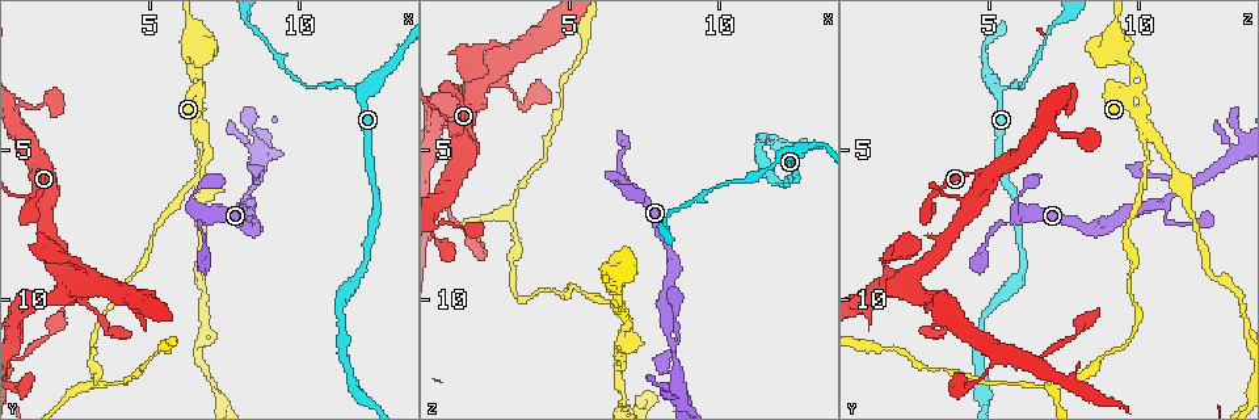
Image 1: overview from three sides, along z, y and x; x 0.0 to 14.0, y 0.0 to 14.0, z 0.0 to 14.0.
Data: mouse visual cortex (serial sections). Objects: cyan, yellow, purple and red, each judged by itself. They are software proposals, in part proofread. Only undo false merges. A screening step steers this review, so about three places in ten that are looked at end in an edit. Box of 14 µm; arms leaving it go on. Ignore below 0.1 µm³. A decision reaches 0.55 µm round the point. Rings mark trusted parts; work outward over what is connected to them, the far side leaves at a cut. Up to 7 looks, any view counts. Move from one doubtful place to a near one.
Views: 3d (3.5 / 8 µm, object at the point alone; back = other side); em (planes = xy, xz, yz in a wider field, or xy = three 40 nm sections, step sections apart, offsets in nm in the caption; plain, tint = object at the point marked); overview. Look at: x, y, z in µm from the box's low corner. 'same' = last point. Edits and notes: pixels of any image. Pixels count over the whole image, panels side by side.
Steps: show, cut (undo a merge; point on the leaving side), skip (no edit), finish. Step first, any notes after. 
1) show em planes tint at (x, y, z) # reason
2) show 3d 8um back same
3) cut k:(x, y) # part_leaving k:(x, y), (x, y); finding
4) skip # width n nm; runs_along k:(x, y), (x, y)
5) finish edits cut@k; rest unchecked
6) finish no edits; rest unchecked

show em planes tint at (8.6, 6.1, 11.4)

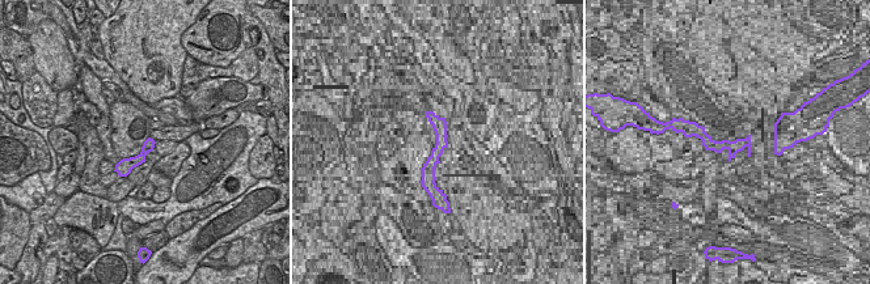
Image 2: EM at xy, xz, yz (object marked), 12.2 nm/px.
show 3d 3.5um same

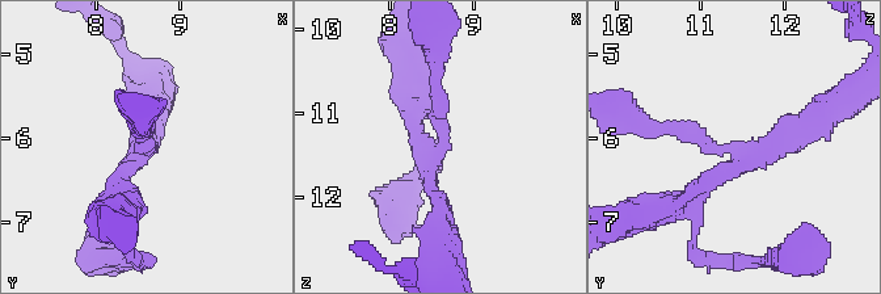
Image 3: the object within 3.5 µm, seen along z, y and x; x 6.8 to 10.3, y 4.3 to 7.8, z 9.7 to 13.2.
skip # arms 3; arm_widths 150, 200, 200 nm; runs_along 3:(688, 201), (736, 152), (648, 124); continuous, no second cell

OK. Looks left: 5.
show 3d 3.5um at (6.4, 4.1, 10.1) # two arms in line, one across

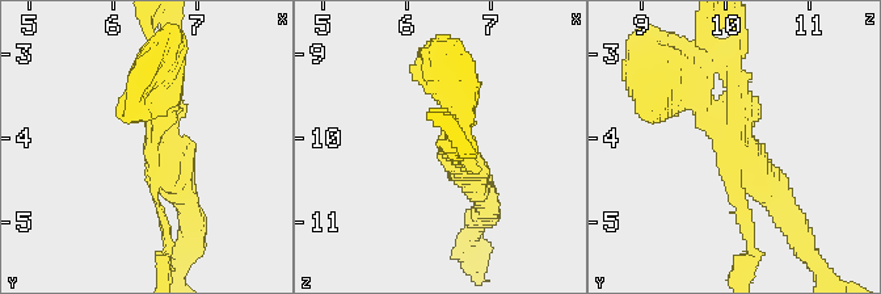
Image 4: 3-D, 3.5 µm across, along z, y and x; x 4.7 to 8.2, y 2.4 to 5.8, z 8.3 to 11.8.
show em xy step 2 tint at (6.50, 4.15, 10.15) # arms 3; arm_widths 150, 350, 350 nm

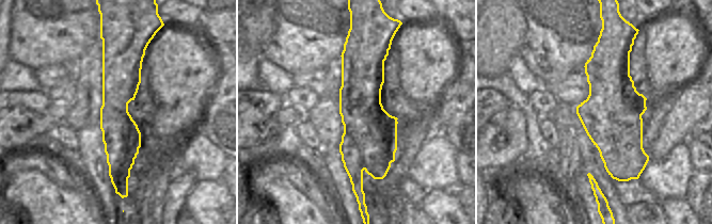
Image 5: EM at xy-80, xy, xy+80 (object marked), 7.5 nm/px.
cut 4:(181, 211) # a second cell is stuck on

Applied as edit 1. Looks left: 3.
show 3d 8um at (11.6, 3.0, 5.7)

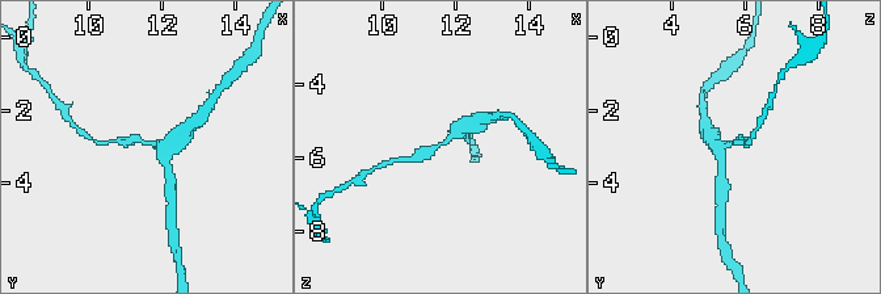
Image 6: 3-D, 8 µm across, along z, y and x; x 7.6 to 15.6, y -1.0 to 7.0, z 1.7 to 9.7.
show em xy step 5 tint at (11.6, 2.9, 5.6)

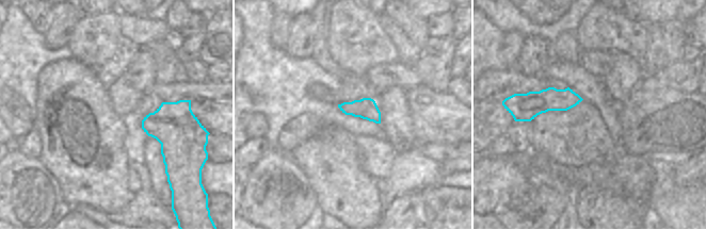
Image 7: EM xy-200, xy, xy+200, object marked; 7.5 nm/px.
skip # arm_widths 200, 350 nm; runs_along 6:(460, 135), (403, 160); all the same cell

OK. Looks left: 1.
finish edits cut@4; rest unchecked

